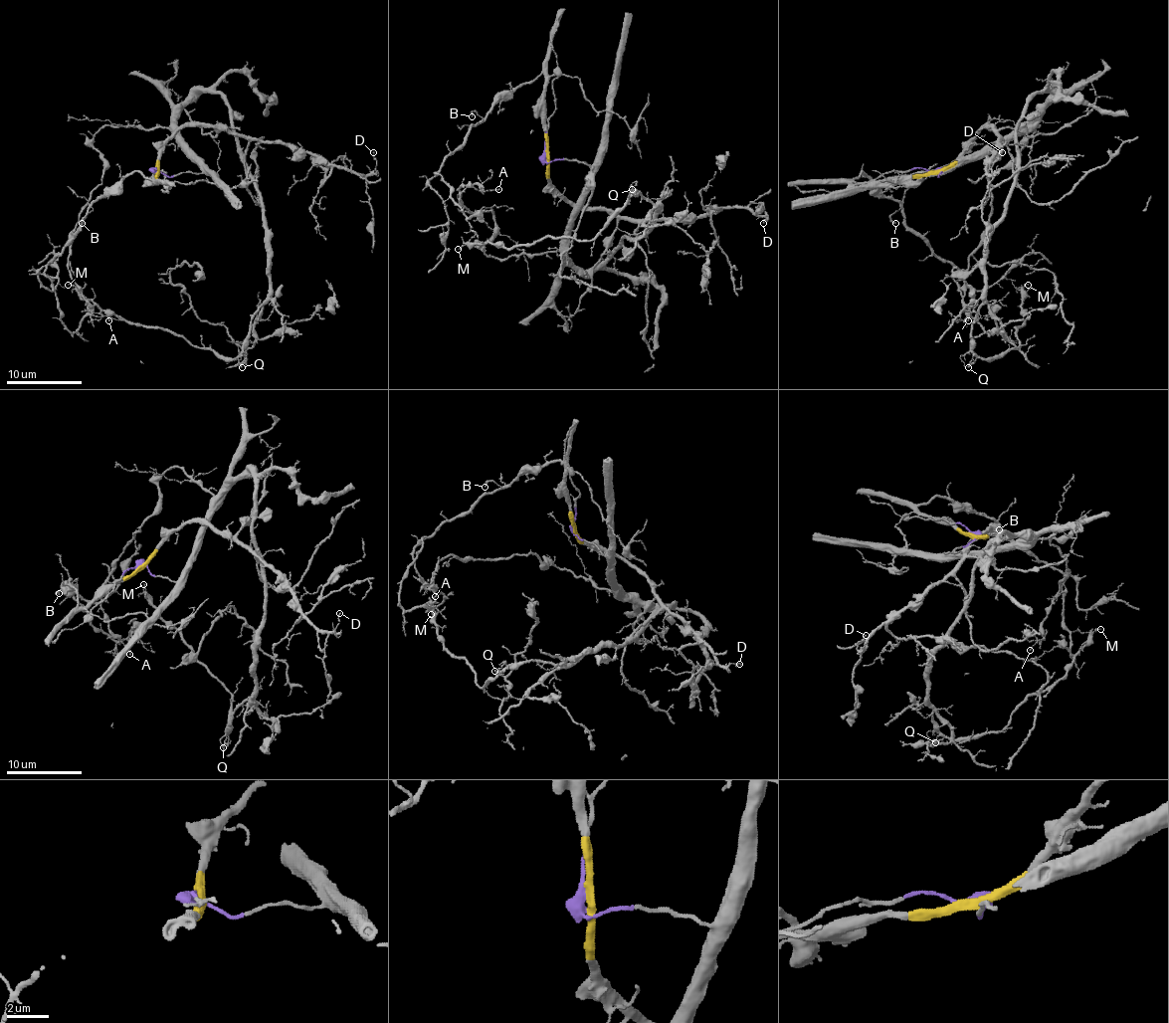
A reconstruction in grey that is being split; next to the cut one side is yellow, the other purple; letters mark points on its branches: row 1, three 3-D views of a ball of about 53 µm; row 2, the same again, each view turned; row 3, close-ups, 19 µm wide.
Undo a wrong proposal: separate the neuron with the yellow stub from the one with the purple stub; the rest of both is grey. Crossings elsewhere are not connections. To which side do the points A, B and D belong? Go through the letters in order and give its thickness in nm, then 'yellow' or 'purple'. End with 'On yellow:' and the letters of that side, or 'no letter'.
A: calibre 110 nm; purple
B: calibre 160 nm; yellow
D: calibre 110 nm; yellow
On yellow: B, D

